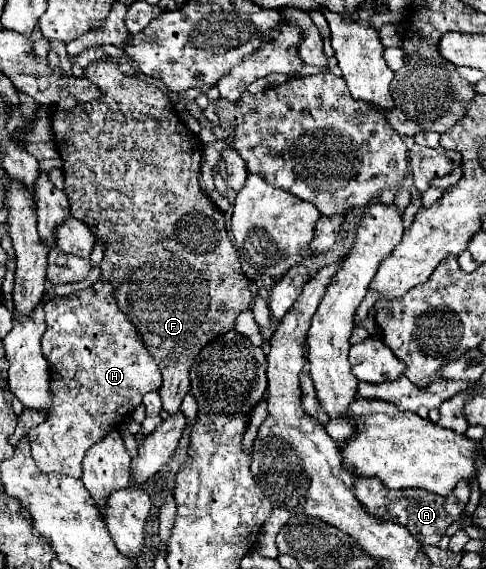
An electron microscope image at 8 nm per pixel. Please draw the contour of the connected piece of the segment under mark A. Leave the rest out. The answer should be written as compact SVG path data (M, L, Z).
M356 479L354 493L356 493L358 501L366 507L366 511L370 511L372 515L404 525L422 545L438 545L438 541L446 533L446 527L450 523L454 523L460 517L460 513L464 511L470 489L468 489L468 485L460 483L448 497L442 497L442 495L434 495L430 491L418 491L418 489L390 491L388 487L382 487L382 483L378 483L378 479Z

